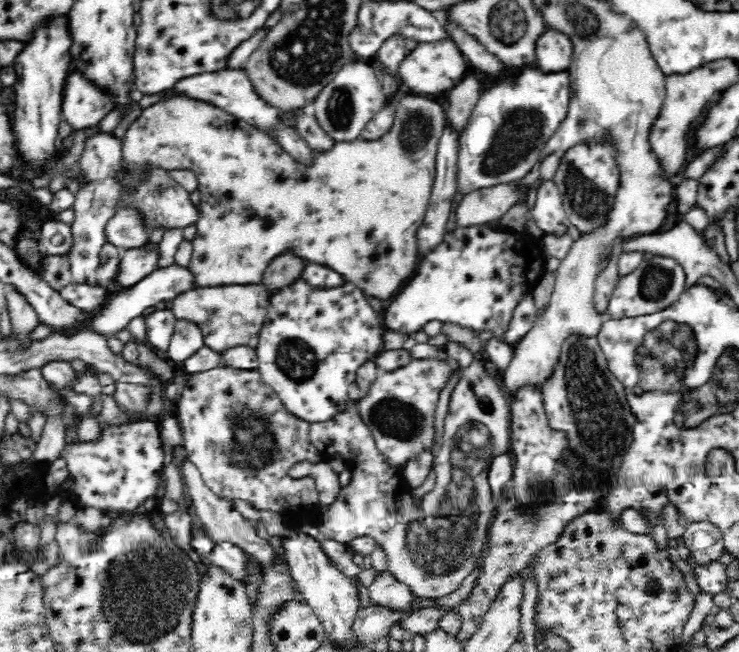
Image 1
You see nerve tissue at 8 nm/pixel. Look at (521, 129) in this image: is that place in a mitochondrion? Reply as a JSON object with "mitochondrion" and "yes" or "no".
{"mitochondrion":"yes"}

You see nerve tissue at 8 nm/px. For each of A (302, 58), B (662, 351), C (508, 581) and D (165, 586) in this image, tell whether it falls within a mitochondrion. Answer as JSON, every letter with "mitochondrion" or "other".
{"A":"mitochondrion","B":"mitochondrion","C":"other","D":"mitochondrion"}

